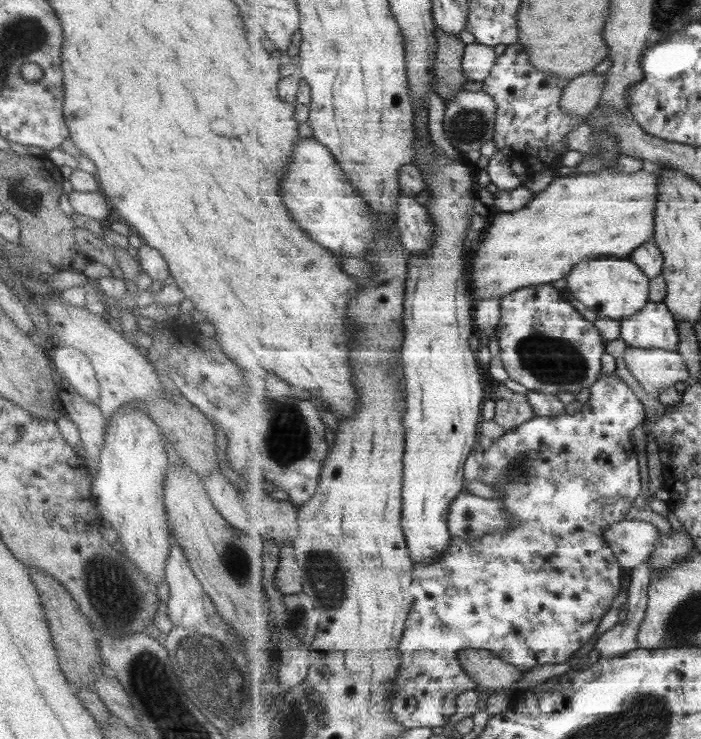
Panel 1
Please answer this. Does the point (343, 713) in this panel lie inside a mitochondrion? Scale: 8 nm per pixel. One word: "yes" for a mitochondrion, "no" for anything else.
no

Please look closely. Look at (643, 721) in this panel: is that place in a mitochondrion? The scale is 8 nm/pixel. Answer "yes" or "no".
yes

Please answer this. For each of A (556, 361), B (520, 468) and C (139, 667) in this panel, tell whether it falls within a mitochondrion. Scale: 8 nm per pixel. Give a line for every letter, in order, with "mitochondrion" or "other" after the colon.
A: mitochondrion
B: mitochondrion
C: mitochondrion

